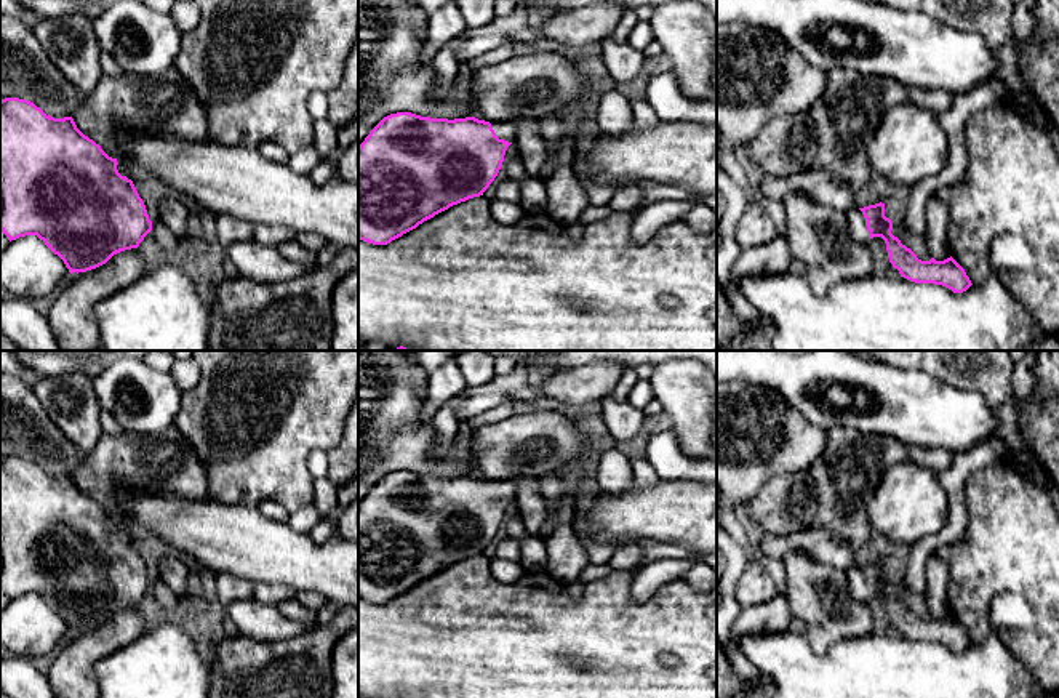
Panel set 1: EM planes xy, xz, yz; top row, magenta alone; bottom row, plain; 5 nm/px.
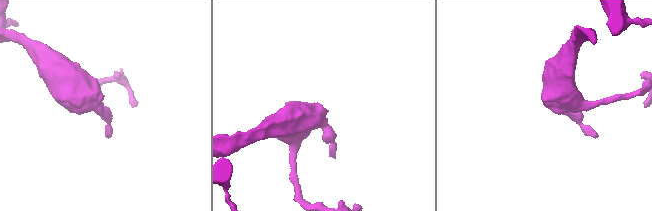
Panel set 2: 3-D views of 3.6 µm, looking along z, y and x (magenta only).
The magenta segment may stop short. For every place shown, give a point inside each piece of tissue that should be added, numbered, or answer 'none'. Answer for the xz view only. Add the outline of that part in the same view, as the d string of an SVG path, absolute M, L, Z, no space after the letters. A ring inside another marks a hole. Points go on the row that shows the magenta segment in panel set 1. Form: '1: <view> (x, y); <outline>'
1: xz (504, 130); M493 122L491 126L499 139L515 141L515 126L510 122Z

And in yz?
1: yz (858, 231); M857 205L846 213L846 226L848 226L848 234L854 242L859 243L869 242L865 218Z

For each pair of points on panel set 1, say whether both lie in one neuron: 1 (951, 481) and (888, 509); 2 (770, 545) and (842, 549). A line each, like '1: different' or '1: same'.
1: different
2: same

